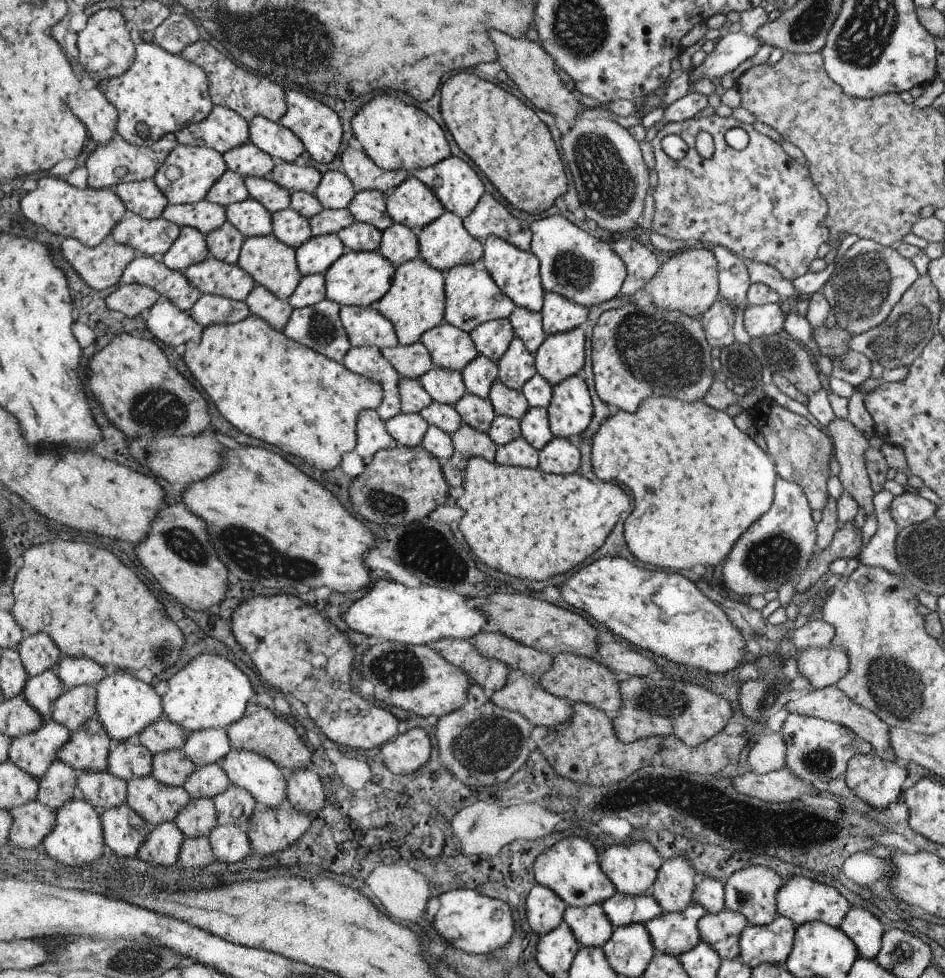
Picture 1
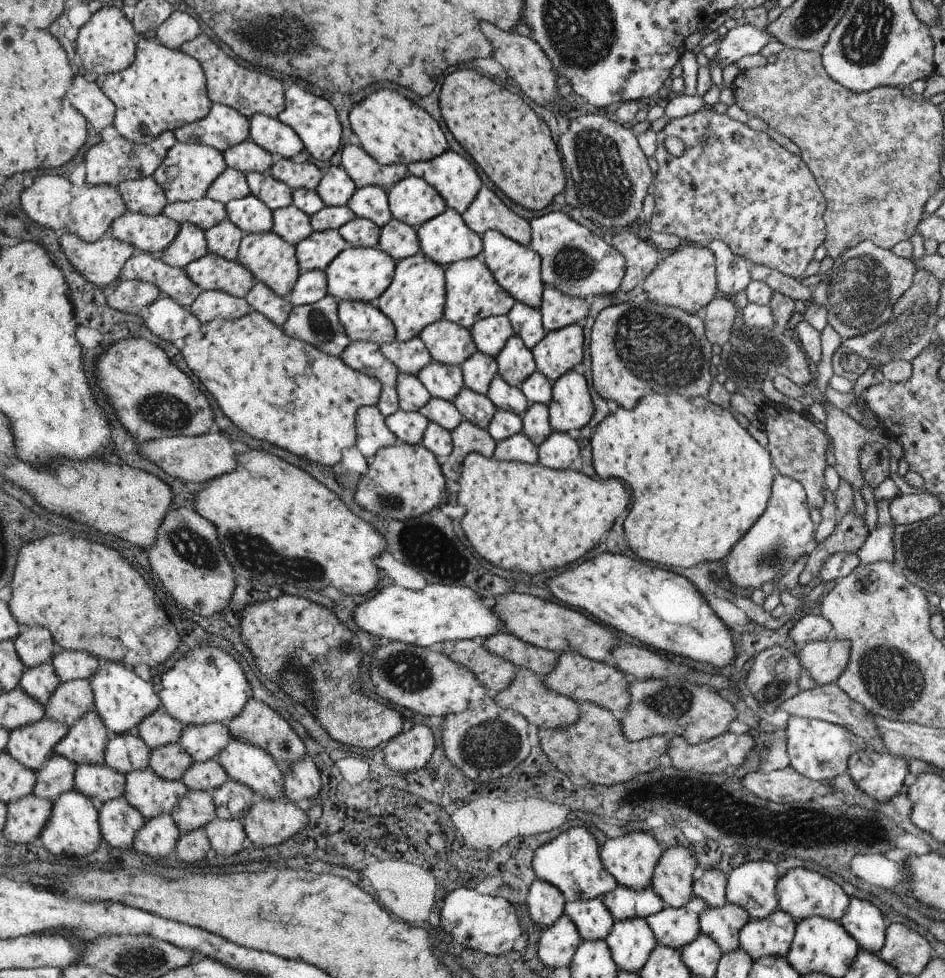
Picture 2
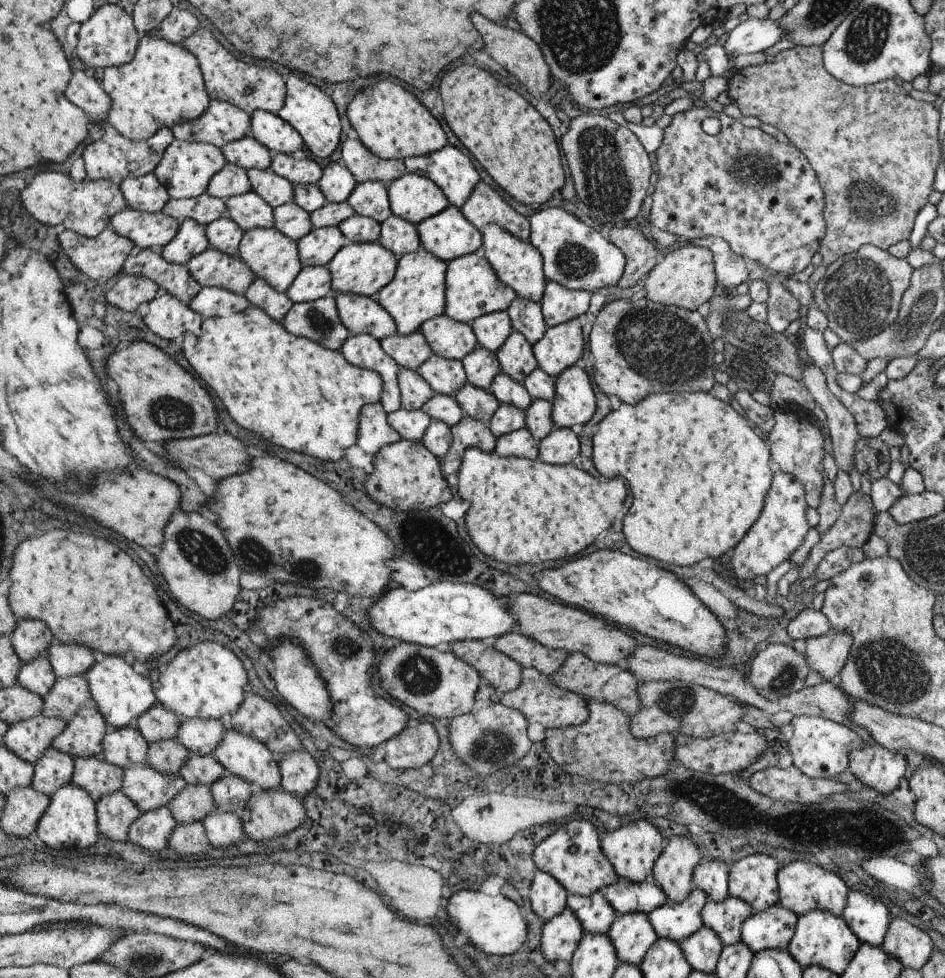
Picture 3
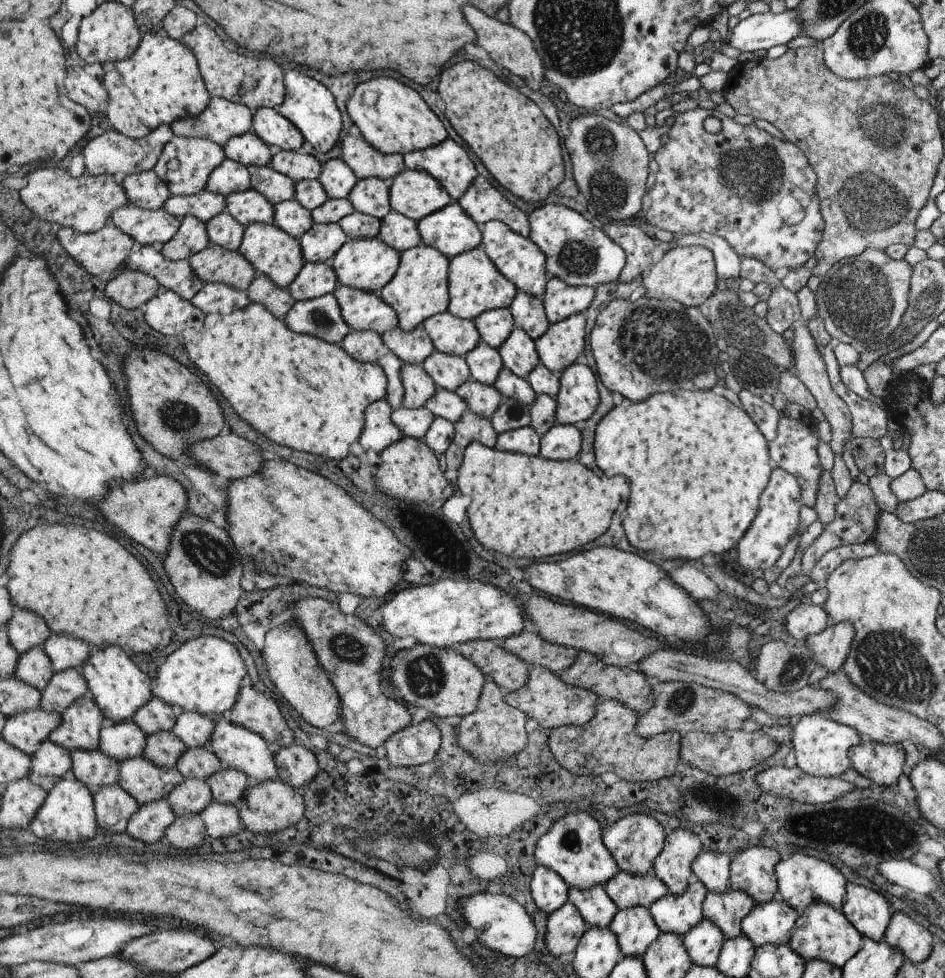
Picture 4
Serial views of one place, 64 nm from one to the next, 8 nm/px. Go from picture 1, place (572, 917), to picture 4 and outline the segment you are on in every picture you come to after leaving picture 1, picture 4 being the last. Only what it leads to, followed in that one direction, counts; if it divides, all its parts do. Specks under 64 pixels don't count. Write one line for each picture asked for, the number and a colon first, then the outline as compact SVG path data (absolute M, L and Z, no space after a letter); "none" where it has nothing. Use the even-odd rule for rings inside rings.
2: M601 898L595 900L581 900L581 902L567 902L565 914L575 922L579 936L587 942L605 940L615 926L615 920Z
3: M595 892L591 896L567 896L567 908L575 912L587 936L607 934L613 926L617 912L611 908L609 900L603 892Z
4: M591 886L589 890L569 888L567 898L579 908L579 914L591 928L607 928L619 912L617 904L611 900L611 896L607 896L603 886Z

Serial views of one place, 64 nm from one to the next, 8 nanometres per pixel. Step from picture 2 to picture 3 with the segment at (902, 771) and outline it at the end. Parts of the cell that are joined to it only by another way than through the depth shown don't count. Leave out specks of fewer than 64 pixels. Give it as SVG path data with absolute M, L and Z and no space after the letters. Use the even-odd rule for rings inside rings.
M867 744L855 748L849 756L849 770L869 788L877 792L895 792L901 776L907 776L905 756L901 752L887 750L879 744Z

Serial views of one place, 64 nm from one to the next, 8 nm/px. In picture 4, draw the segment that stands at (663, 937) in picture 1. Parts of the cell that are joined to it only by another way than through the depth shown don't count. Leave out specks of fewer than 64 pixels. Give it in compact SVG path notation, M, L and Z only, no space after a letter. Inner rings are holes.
M695 880L681 896L667 894L667 896L655 900L649 906L649 910L651 910L653 920L659 926L661 934L683 936L703 920L705 898L707 898L705 884Z

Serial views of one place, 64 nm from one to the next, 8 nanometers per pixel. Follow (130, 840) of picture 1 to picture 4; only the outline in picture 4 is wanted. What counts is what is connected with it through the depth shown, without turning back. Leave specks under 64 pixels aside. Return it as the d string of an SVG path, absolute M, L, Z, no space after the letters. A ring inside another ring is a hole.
M119 784L101 786L99 792L95 792L95 816L101 832L107 832L107 836L125 832L131 816L135 816L137 810L137 800Z

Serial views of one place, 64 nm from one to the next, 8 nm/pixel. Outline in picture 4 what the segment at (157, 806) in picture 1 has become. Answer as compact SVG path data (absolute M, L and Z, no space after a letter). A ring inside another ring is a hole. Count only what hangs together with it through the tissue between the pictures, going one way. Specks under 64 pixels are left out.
M143 756L119 762L119 786L127 790L139 806L165 798L183 782L177 768L161 768Z

